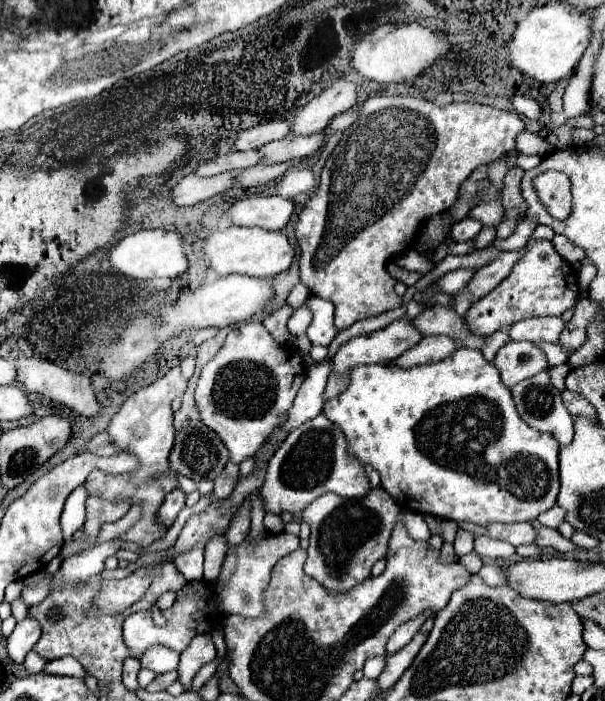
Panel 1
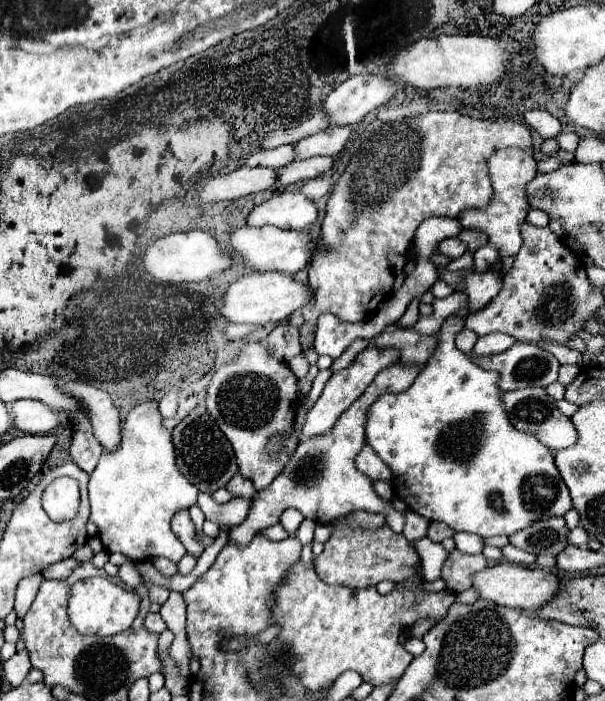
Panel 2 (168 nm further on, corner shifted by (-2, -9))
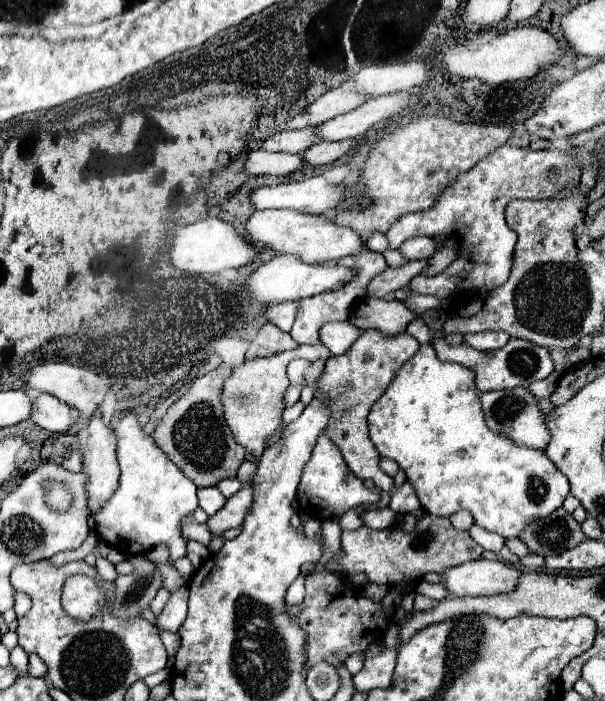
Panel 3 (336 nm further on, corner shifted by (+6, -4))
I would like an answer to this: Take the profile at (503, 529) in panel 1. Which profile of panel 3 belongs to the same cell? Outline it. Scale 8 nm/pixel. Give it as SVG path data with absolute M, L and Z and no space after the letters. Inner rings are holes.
M559 508L547 518L533 522L519 538L529 546L531 552L541 556L571 550L587 540L587 536L583 536L581 524L573 518L573 514L565 512L565 508Z

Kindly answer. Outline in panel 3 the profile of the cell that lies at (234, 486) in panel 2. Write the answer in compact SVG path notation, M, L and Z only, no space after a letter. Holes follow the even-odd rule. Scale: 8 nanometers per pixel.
M245 460L245 462L241 464L239 472L237 472L237 478L239 478L241 482L251 482L251 480L253 480L253 476L255 476L255 470L257 470L257 464L253 464L253 462Z

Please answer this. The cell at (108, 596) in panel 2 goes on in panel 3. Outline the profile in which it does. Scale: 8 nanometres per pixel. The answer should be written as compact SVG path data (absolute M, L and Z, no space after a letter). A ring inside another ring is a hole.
M71 576L63 586L63 608L75 620L89 620L105 606L105 594L89 576Z

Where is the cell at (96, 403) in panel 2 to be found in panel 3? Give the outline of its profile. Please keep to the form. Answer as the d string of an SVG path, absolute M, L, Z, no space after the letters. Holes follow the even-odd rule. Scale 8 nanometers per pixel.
M97 412L89 422L89 438L83 444L83 472L87 474L87 508L95 516L119 486L119 464L115 458L115 434Z

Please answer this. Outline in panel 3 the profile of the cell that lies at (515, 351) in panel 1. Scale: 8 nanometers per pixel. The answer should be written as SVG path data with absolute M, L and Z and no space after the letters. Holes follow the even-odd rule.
M427 310L423 316L425 324L435 332L435 342L433 348L439 356L439 360L443 362L457 362L469 370L475 372L475 388L481 392L487 390L507 390L507 388L529 388L533 382L547 378L555 366L551 360L551 354L547 348L541 348L529 340L521 340L521 338L511 338L503 348L493 350L493 352L479 352L467 344L459 344L459 346L451 346L445 342L443 338L443 318L447 318L443 312L439 310Z

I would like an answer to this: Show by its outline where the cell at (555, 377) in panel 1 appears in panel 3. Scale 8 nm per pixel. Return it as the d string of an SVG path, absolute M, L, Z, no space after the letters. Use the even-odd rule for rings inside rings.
M555 370L551 376L547 376L545 380L541 380L539 384L533 384L529 390L531 390L531 394L533 394L537 400L541 400L541 398L549 398L549 396L553 394L553 390L557 388L559 378L561 378L561 374Z

